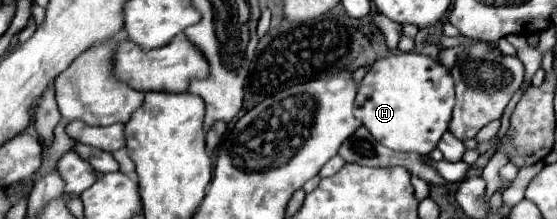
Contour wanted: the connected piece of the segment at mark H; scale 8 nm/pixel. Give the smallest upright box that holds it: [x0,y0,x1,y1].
[354,52,454,154]

